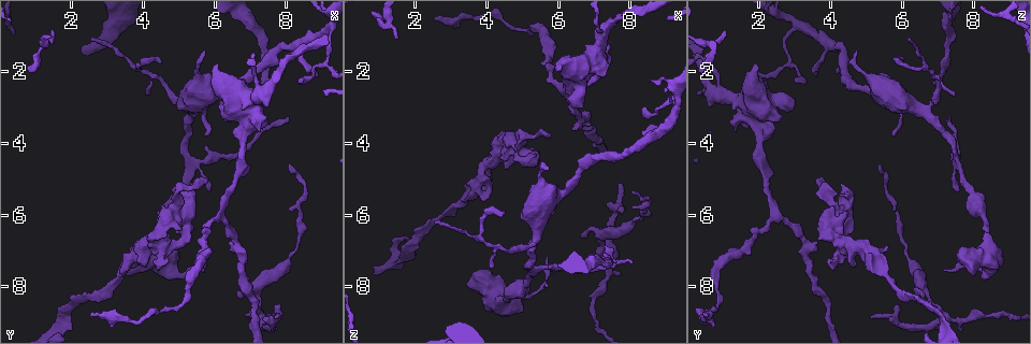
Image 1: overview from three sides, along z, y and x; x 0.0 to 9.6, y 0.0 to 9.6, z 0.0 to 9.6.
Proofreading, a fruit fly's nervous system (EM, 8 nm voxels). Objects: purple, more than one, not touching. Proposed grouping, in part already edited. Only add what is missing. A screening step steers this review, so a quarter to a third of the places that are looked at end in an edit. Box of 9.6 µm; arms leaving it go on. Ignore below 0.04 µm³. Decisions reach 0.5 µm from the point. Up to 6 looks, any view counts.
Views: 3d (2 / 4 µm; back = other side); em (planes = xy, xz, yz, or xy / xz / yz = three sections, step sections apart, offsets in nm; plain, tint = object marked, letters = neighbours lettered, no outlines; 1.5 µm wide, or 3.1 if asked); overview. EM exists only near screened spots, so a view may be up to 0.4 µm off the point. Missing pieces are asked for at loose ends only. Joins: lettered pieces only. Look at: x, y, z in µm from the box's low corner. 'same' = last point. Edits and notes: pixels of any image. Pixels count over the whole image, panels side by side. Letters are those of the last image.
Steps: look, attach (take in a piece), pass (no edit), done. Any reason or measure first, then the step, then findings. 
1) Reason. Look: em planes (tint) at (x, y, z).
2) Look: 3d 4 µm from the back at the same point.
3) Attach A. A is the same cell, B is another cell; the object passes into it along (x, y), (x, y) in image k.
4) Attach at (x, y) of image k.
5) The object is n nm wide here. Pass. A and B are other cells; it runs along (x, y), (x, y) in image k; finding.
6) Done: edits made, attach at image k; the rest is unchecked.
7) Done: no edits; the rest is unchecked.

Thin end. Look: 3d 4 µm at (4.05, 2.70, 7.50).

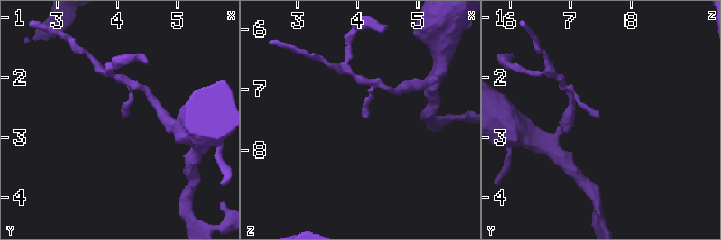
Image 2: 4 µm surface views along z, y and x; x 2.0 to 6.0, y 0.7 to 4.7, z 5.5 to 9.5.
Look: em planes (letters) at (4.15, 2.70, 7.45).

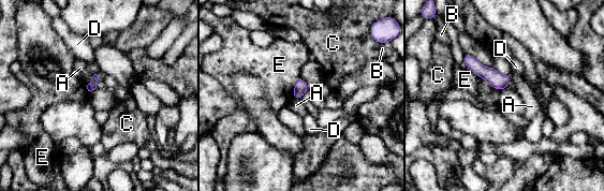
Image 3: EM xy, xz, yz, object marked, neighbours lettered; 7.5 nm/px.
Pass. A, B, C, D and E are other cells; it runs along (466, 57), (475, 67), (504, 86) in image 3; no lettered piece goes on from it.

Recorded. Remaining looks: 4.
End of a long branch. Look: 3d 4 µm at (7.30, 2.35, 6.85).

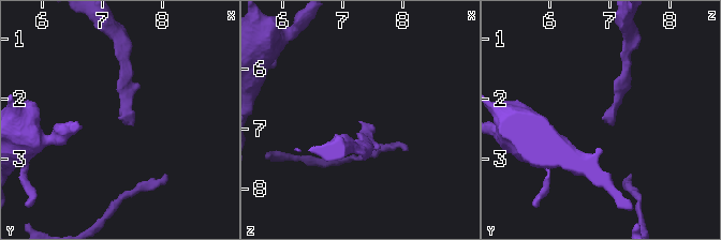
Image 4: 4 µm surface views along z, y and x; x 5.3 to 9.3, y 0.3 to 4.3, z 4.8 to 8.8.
Need the tissue. Look: em planes (tint) at (7.25, 2.35, 6.90).

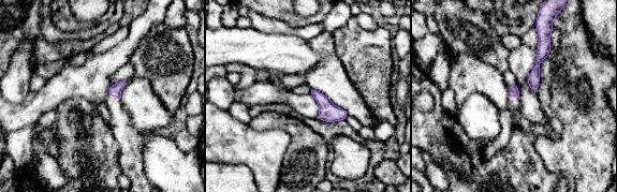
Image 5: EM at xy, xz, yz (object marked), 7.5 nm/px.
What lies round it. Look: em planes (letters) at the same point.

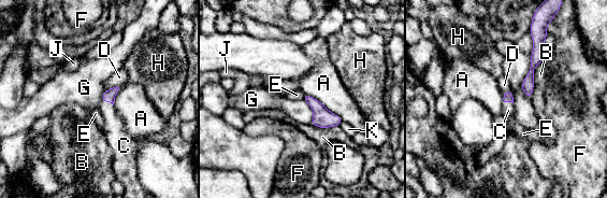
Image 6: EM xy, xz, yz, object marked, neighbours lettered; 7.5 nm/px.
Attach C. C is the same cell, A, B, D, E, F, G, H, J and K are other cells; it goes on there.

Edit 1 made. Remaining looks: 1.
Done: edits made, attach at image 6; the rest is unchecked.

